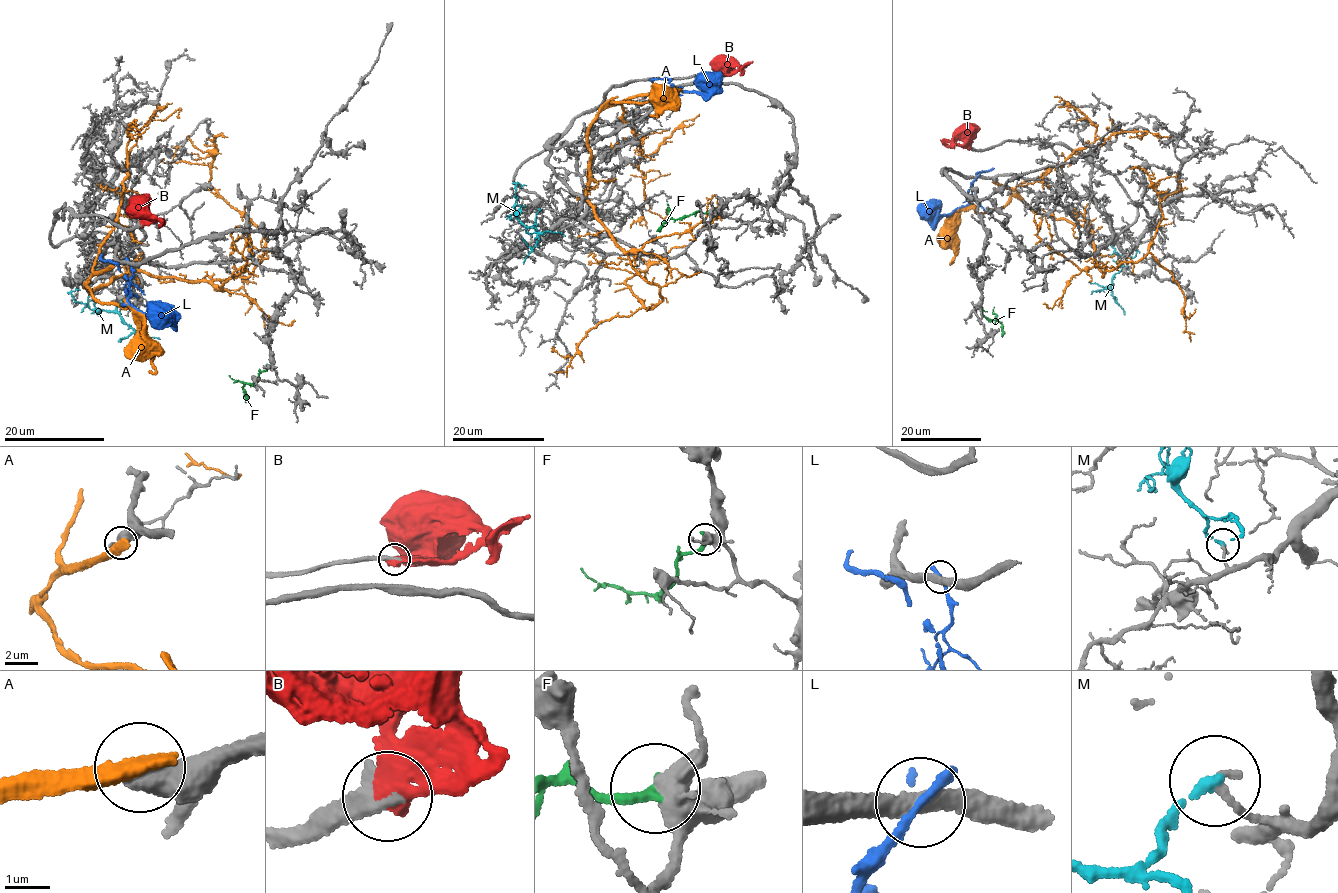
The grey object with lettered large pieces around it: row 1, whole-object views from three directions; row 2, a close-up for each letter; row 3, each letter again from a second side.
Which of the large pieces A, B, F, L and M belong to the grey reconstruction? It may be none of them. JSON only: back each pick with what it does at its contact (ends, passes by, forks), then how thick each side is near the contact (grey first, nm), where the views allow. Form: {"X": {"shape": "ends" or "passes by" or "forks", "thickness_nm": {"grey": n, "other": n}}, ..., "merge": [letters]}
{"B": {"shape": "ends", "thickness_nm": {"grey": 400, "other": 600}}, "merge": ["B"]}

